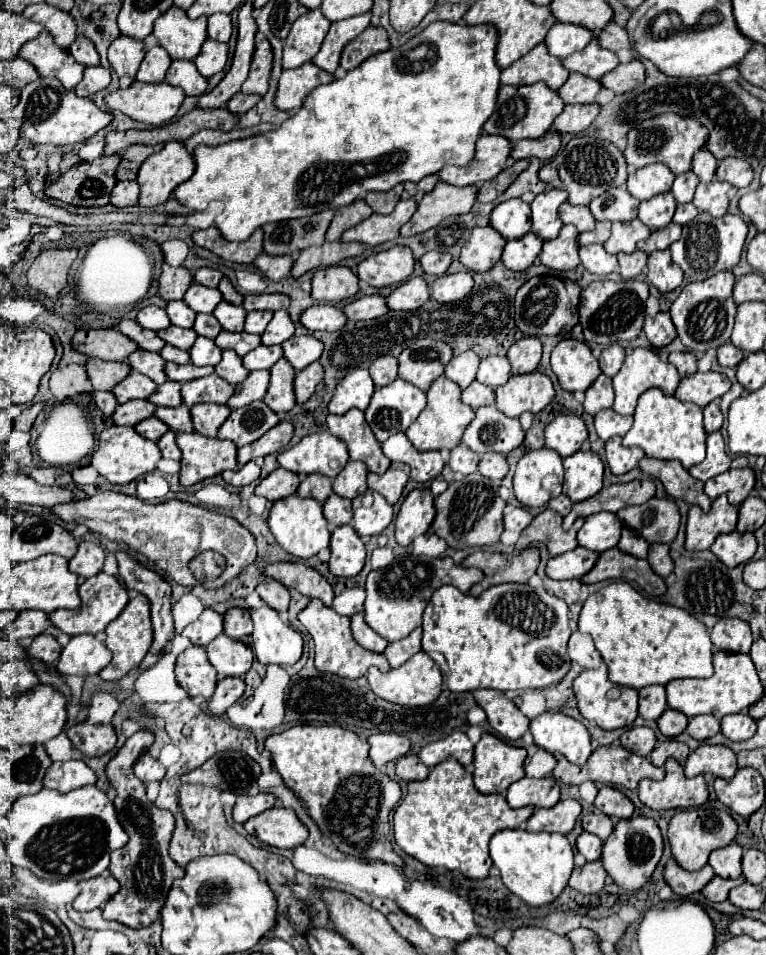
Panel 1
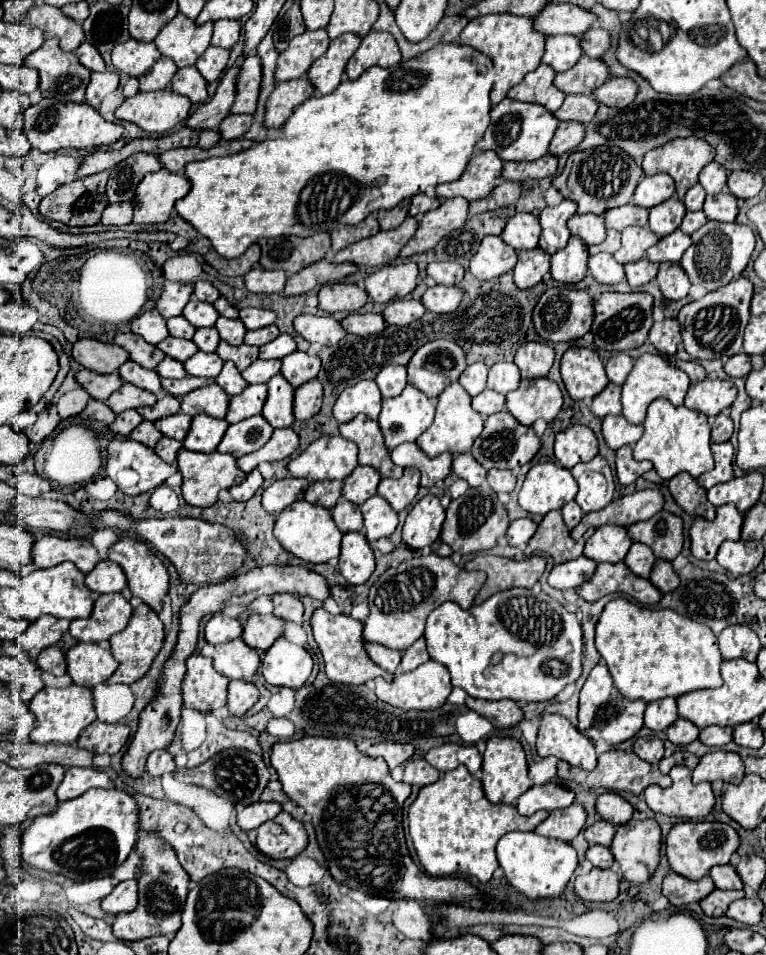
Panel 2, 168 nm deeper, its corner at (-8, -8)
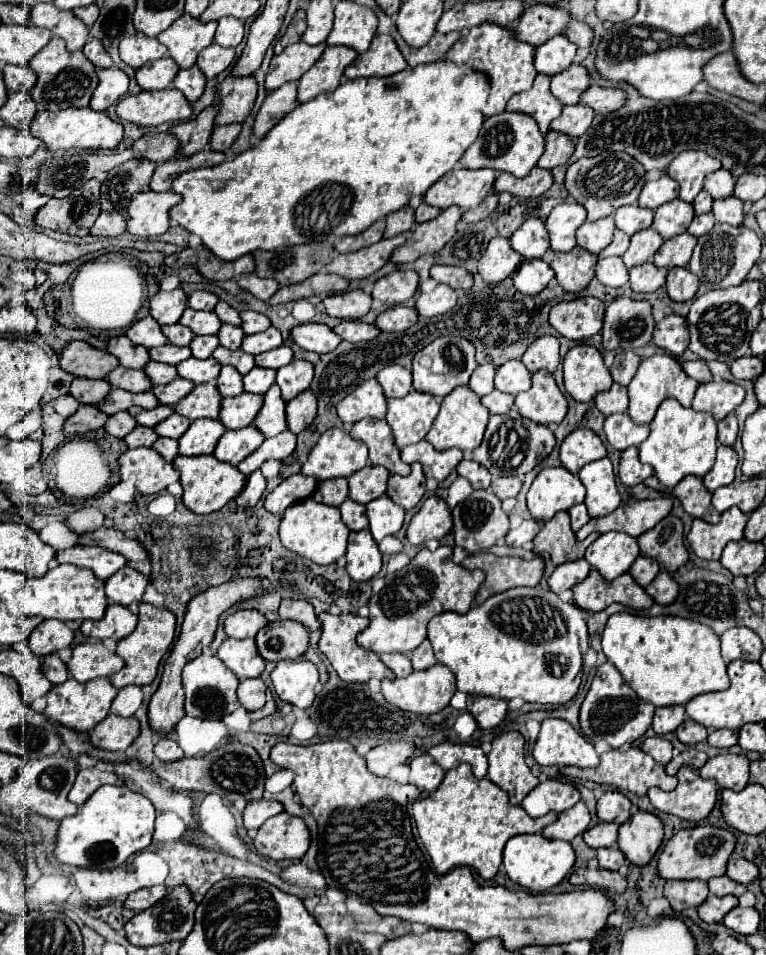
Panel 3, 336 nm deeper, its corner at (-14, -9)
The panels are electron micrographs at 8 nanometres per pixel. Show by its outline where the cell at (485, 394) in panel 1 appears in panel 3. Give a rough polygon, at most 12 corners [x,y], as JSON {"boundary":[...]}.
{"boundary":[[494,390],[482,398],[490,414],[506,414],[514,396]]}

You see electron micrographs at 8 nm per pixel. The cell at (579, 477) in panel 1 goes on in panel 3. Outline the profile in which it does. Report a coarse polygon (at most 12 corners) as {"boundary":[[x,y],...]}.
{"boundary":[[610,458],[586,464],[578,478],[592,518],[620,506]]}

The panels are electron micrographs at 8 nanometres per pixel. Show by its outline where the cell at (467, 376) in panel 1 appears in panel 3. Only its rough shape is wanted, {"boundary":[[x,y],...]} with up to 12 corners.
{"boundary":[[490,364],[478,366],[470,376],[470,388],[478,396],[494,390],[494,372]]}

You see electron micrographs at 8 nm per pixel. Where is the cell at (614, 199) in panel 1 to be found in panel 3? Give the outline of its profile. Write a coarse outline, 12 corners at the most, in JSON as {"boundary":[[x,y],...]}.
{"boundary":[[622,206],[614,214],[616,228],[632,236],[652,226],[654,212]]}

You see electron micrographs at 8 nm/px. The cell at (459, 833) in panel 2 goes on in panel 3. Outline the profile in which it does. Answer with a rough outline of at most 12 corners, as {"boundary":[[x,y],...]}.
{"boundary":[[468,764],[416,800],[418,834],[438,874],[498,872],[512,836],[540,832]]}

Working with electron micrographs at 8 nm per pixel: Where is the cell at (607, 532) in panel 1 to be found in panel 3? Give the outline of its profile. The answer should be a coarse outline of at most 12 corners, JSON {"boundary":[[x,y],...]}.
{"boundary":[[606,532],[592,542],[584,560],[614,580],[640,556],[624,532]]}

